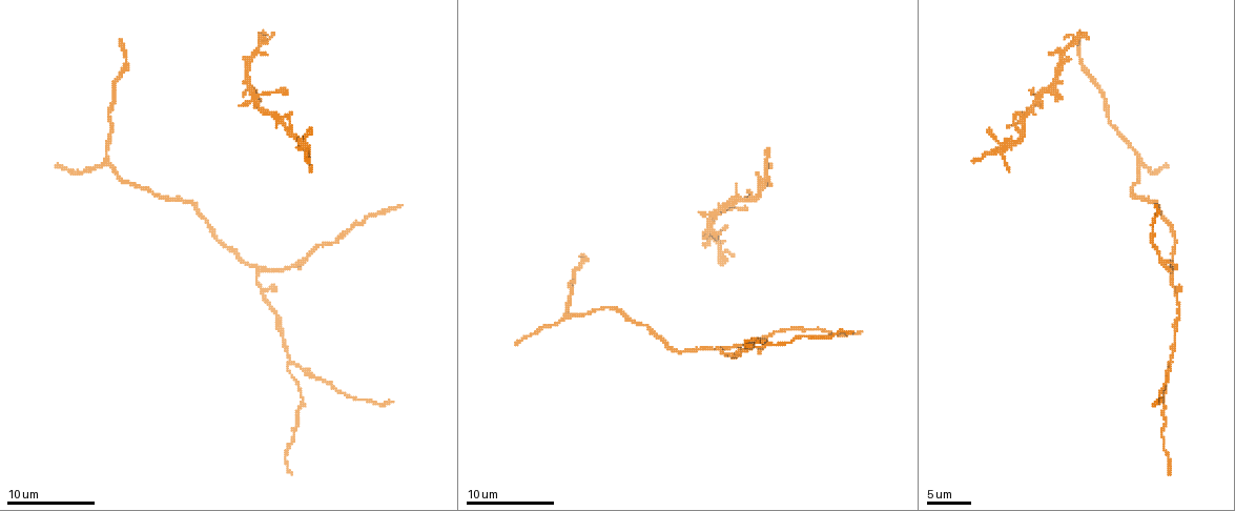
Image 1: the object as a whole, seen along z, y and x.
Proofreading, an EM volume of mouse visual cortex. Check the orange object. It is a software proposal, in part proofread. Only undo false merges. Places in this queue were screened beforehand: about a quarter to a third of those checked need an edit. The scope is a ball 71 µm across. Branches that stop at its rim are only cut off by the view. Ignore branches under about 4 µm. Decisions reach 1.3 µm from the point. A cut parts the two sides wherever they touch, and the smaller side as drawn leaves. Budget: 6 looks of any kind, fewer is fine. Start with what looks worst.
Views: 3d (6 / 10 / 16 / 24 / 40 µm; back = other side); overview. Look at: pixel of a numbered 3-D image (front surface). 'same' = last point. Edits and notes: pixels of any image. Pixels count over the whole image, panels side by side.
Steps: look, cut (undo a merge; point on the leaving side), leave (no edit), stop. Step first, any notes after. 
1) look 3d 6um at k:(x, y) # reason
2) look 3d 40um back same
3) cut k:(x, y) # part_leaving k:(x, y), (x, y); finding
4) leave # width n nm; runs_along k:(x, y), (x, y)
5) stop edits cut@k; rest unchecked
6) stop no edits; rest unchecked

look 3d 10um at 1:(288, 364) # three-way junction

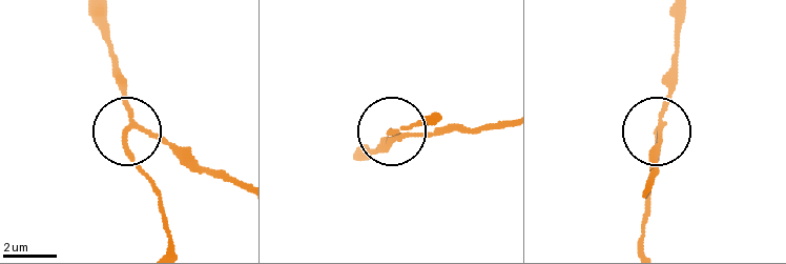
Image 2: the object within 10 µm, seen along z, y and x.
leave # width 140 nm; one neuron here

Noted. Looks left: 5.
look 3d 6um at 1:(258, 272) # three arms meet

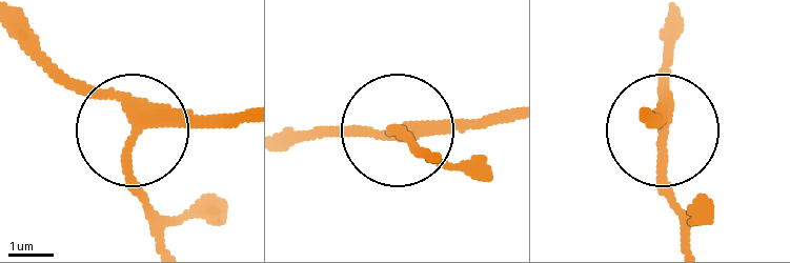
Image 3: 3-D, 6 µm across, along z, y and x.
look 3d 6um back at 3:(139, 129) # from behind

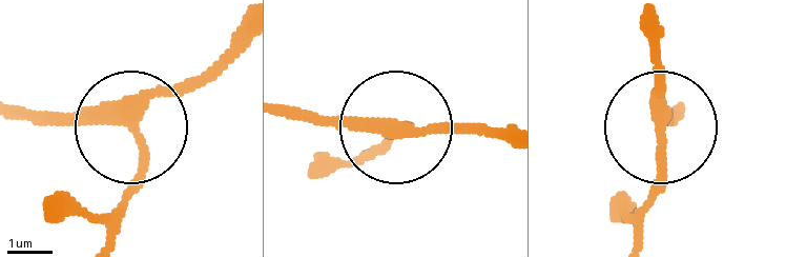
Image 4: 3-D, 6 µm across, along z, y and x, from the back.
leave # runs_along 4:(246, 31), (132, 118), (20, 121); all the same neuron

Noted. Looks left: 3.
look 3d 10um at 1:(104, 162) # a fork

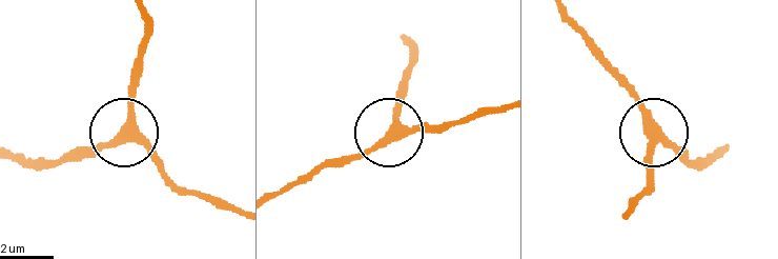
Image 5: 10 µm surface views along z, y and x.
leave # width 320 nm; one neuron here

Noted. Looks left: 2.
stop no edits; rest unchecked

